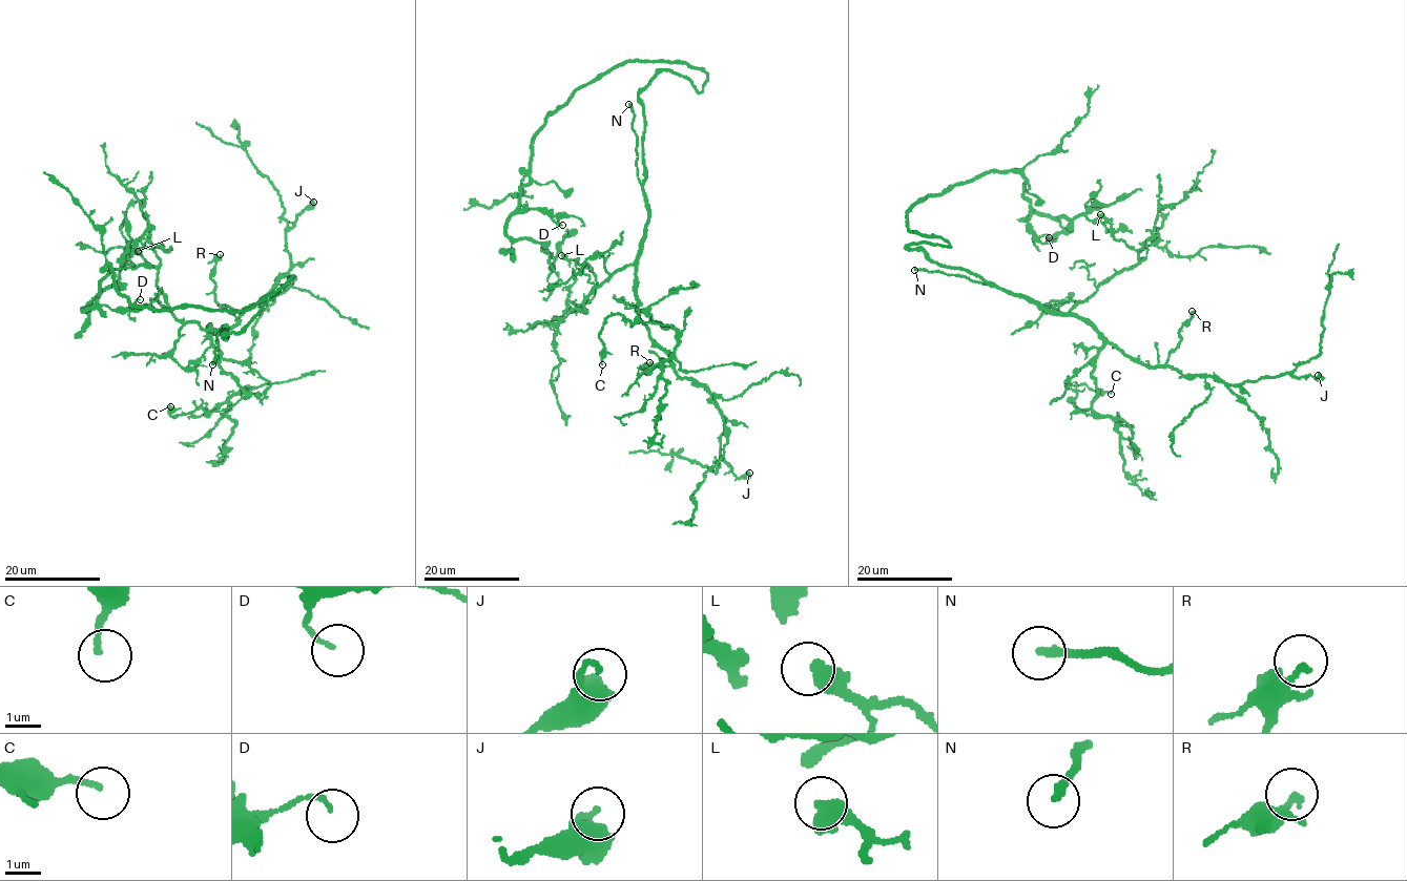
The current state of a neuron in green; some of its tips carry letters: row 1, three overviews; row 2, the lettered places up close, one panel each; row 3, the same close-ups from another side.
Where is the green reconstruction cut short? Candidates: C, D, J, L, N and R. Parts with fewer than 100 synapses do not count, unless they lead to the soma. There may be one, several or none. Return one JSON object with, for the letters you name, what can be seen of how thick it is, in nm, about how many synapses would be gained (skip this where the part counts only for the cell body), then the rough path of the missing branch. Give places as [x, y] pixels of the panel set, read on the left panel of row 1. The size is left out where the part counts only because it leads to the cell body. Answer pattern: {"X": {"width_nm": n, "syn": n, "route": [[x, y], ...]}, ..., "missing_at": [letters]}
{"N": {"width_nm": 240, "route": [[212, 364], [204, 396], [182, 390], [189, 398], [197, 392], [203, 407], [144, 439], [135, 455]]}, "missing_at": ["N"]}

